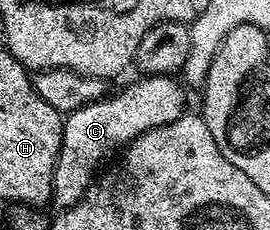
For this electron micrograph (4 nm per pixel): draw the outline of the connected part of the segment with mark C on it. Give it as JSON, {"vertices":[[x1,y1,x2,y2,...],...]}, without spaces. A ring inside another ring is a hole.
{"vertices":[[143,76,138,79,120,92,112,91,97,102,89,102,66,113,61,150,55,167,55,188,51,191,51,200,56,204,56,209,62,210,76,204,87,193,100,169,131,141,150,128,165,126,184,115,183,103,188,93,175,76]]}

